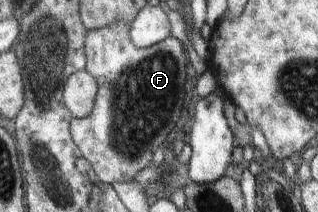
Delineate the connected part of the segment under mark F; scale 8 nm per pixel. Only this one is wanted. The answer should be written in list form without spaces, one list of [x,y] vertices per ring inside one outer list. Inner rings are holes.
[[[122,22],[111,23],[99,30],[89,30],[84,42],[86,67],[97,81],[96,101],[87,118],[70,120],[70,135],[83,158],[93,169],[99,182],[124,183],[153,163],[154,152],[163,144],[179,121],[185,103],[185,84],[191,75],[187,53],[175,37],[149,48],[135,48],[130,41],[130,27]]]

